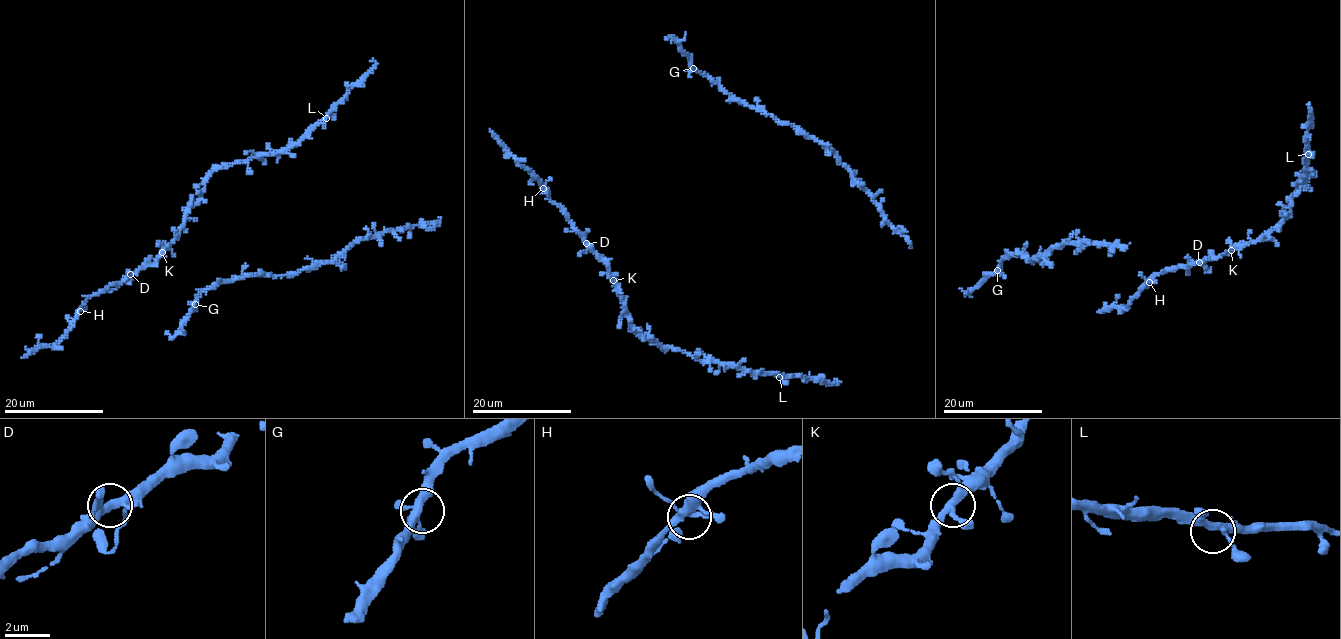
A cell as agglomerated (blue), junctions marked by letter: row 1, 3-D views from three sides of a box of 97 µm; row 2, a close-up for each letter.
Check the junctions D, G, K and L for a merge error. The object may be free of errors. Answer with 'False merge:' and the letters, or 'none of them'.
False merge: none of them

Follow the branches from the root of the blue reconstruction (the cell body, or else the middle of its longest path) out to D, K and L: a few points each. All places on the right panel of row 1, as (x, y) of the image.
D: (1139, 274), (1150, 280), (1169, 270), (1199, 262)
K: (1139, 274), (1150, 280), (1169, 270), (1203, 263), (1226, 255), (1231, 250)
L: (1139, 274), (1150, 280), (1260, 241), (1290, 212), (1292, 194), (1305, 181), (1308, 154)

